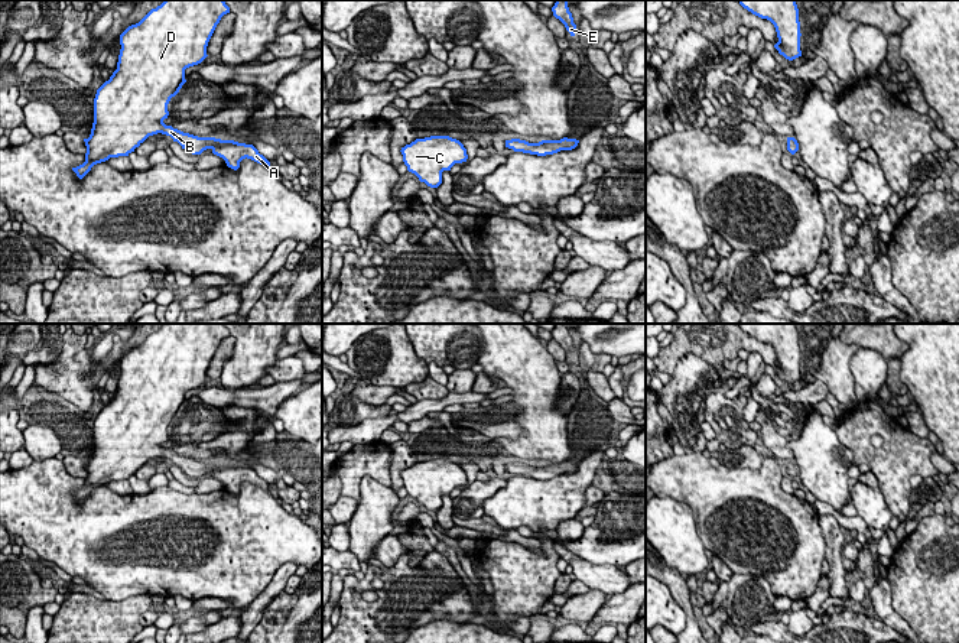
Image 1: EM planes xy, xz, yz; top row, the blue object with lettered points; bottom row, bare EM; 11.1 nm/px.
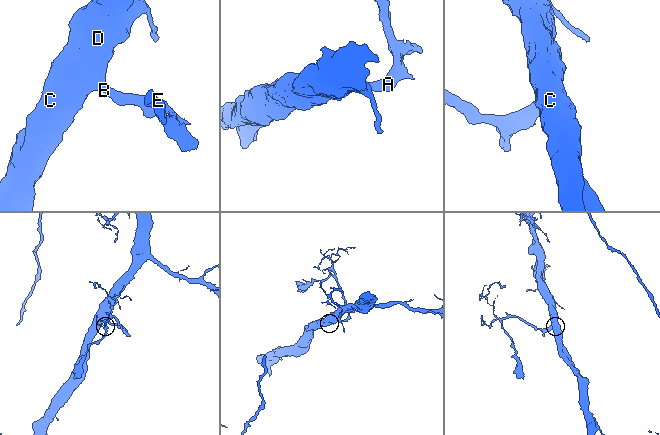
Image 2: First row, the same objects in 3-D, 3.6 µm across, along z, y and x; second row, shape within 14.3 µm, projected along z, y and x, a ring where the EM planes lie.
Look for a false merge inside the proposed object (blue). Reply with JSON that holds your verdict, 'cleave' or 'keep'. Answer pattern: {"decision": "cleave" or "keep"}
{"decision": "keep"}

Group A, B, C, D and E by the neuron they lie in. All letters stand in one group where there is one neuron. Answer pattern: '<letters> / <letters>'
A B C D E

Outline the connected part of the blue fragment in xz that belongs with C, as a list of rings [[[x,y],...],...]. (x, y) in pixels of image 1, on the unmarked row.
[[[449,459],[416,462],[400,475],[407,494],[430,512],[438,512],[442,507],[443,494],[451,494],[455,487],[468,483],[464,468]]]

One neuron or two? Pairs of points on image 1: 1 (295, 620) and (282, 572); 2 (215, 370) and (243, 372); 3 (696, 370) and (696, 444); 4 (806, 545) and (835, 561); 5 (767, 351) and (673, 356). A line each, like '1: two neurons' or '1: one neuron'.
1: two neurons
2: two neurons
3: one neuron
4: two neurons
5: one neuron

